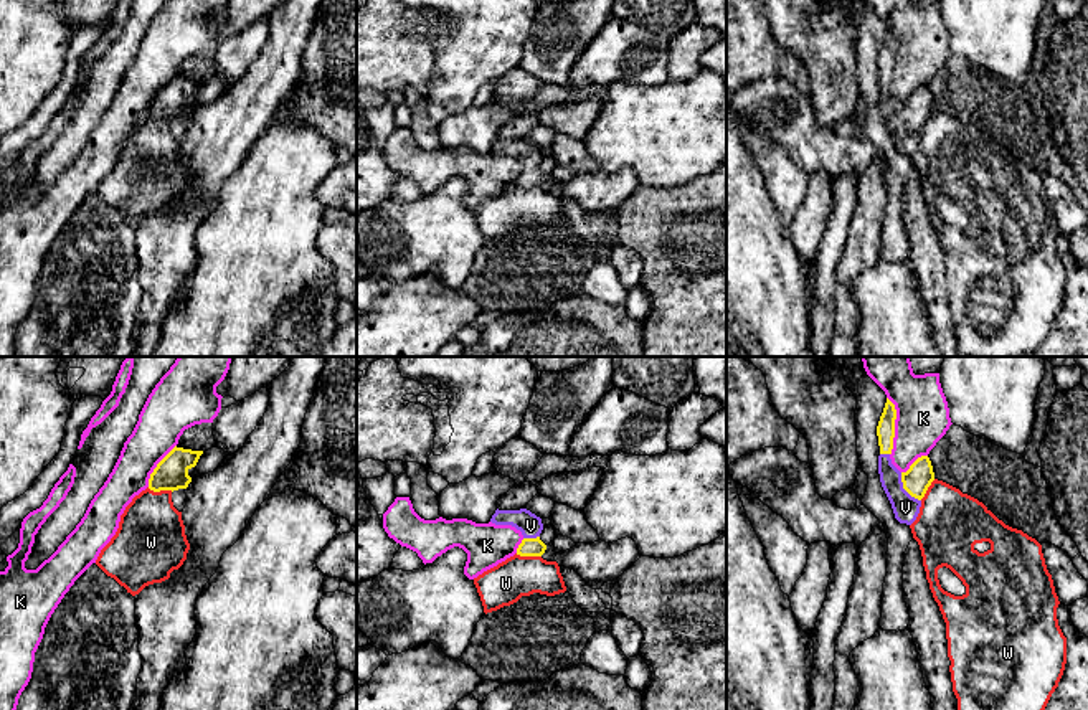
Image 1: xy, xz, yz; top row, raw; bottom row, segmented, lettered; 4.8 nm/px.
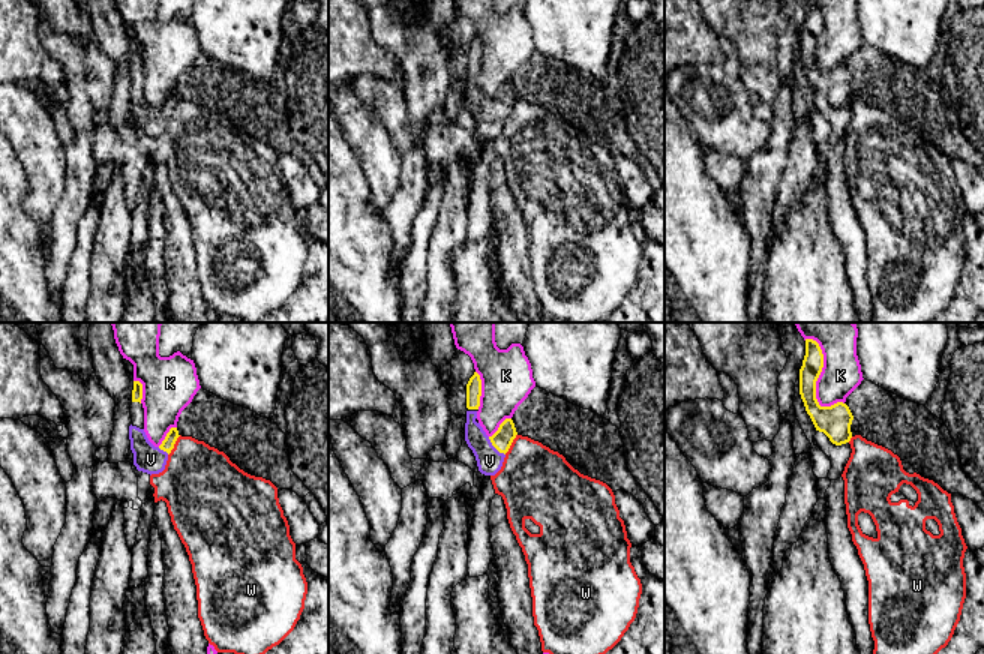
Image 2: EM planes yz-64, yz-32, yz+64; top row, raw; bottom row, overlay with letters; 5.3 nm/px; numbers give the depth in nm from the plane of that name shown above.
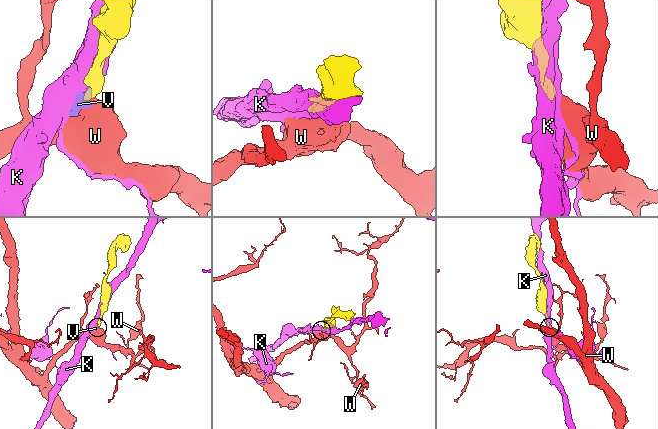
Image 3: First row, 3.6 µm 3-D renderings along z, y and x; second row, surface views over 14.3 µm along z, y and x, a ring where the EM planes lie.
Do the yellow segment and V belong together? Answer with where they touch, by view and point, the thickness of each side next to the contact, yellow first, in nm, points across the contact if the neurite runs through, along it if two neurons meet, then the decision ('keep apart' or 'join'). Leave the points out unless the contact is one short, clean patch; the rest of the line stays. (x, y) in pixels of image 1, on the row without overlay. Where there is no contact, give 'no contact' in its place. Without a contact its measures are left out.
meets yellow in yz at (905, 119); 140 nm thick on the yellow side, 130 nm on the other; runs through yz (918, 108), (905, 119), (905, 137); join

